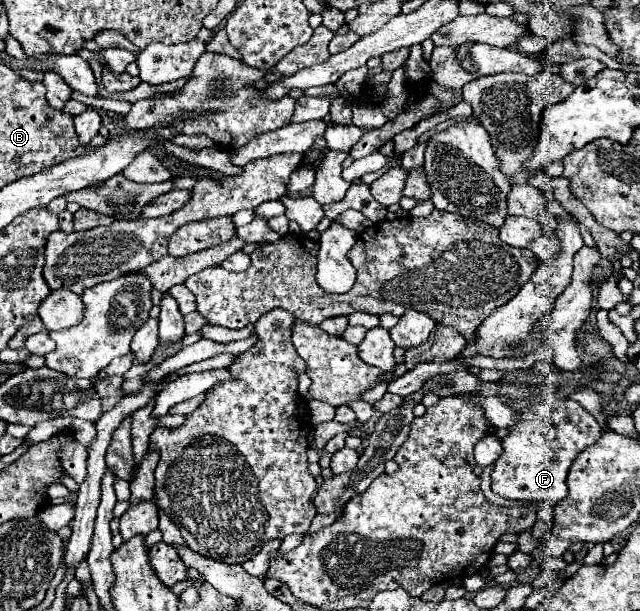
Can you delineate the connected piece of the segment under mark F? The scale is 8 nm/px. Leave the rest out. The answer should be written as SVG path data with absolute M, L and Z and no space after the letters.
M551 397L551 399L541 399L533 405L529 405L527 409L523 409L519 413L519 421L515 425L511 425L509 433L501 439L503 451L501 451L499 459L495 461L495 469L491 473L493 493L503 499L515 499L515 501L531 499L531 501L543 501L547 505L555 505L567 493L565 477L567 477L567 471L569 471L575 455L579 451L583 451L585 447L593 445L601 437L601 433L603 431L597 425L595 417L577 401Z

